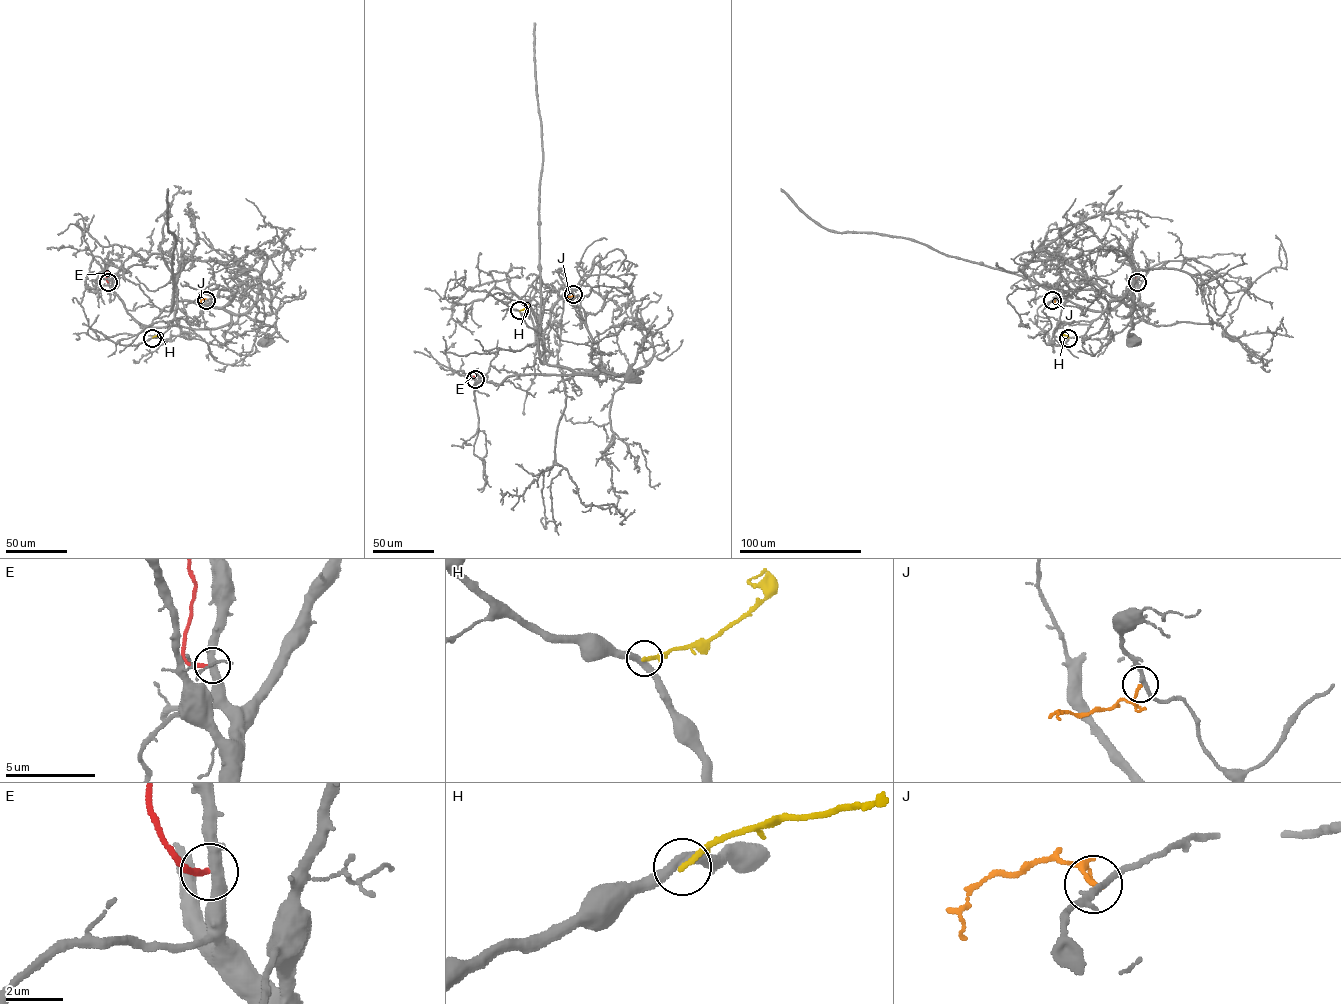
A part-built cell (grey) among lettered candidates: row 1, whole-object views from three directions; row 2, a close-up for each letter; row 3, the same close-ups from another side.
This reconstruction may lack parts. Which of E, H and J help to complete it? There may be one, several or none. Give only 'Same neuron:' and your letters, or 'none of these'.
Same neuron: none of these

